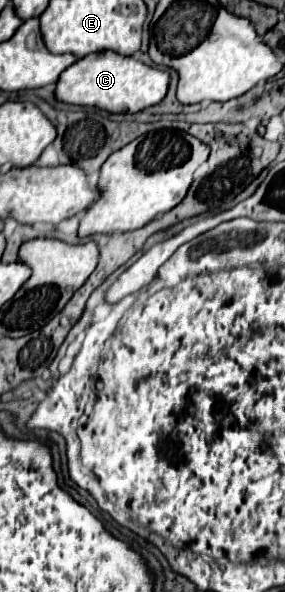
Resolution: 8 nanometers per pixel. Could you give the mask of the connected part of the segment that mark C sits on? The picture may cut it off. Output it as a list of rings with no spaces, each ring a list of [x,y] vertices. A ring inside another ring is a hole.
[[[112,51],[90,53],[70,65],[56,81],[54,97],[56,101],[68,105],[98,107],[108,113],[138,113],[144,107],[156,105],[164,99],[168,91],[168,73],[156,67],[148,67],[134,57],[124,57]]]

